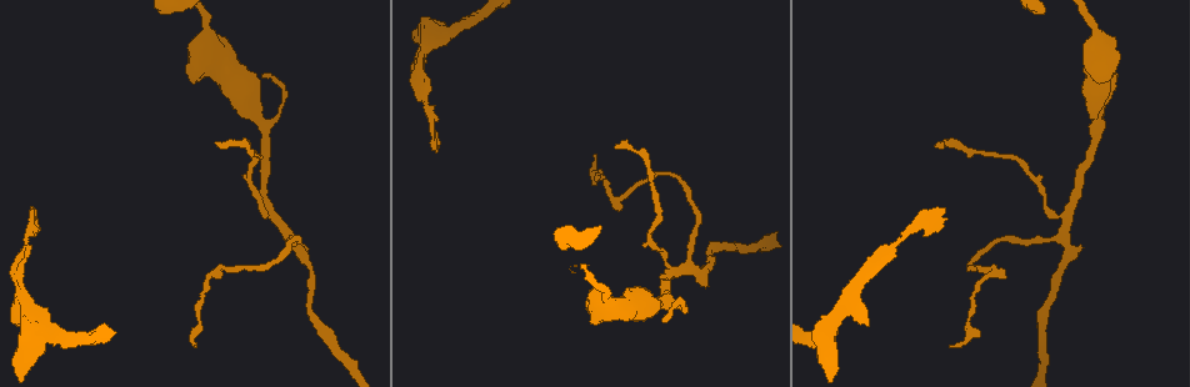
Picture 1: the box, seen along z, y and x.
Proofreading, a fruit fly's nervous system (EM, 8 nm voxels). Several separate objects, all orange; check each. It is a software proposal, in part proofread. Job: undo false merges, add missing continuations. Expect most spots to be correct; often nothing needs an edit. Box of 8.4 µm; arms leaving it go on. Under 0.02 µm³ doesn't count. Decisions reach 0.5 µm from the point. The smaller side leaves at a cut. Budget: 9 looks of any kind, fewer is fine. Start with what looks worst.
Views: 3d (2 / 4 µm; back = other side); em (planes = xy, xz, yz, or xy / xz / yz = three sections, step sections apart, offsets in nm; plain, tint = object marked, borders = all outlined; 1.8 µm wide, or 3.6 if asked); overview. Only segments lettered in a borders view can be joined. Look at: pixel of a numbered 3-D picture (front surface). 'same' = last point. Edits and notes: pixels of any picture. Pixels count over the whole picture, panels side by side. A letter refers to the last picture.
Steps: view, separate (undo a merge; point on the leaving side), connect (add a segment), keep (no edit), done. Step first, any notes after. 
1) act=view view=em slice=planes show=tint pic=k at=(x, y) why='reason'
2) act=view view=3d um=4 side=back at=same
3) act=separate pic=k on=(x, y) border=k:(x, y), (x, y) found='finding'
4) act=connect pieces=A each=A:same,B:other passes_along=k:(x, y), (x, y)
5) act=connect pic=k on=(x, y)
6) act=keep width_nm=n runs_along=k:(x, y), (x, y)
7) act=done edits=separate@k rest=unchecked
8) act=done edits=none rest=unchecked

act=view view=em um=3.6 slice=yz step=4 show=tint pic=1 at=(868, 326) why='branch stops here'

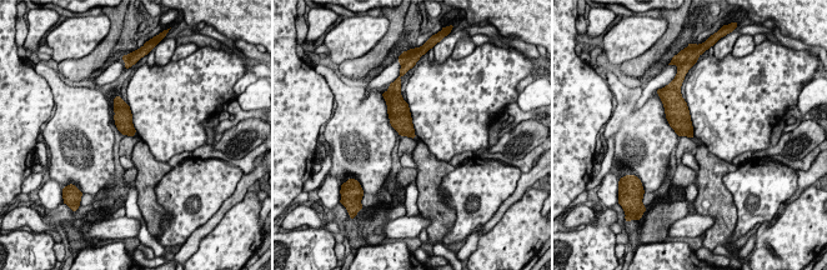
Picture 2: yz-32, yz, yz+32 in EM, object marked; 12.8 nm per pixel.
act=view view=em um=3.6 slice=planes show=borders at=same

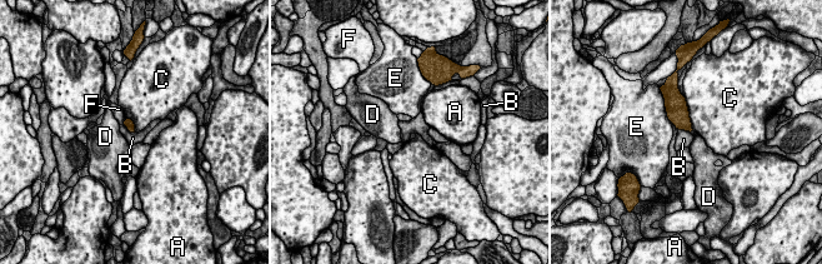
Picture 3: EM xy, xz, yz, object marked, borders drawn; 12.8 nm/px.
act=keep each=A:other,B:other,C:other,D:other,E:other,F:other found='none of them fits'

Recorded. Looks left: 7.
act=view view=em um=3.6 slice=planes show=tint pic=1 at=(261, 76) why='thin end'

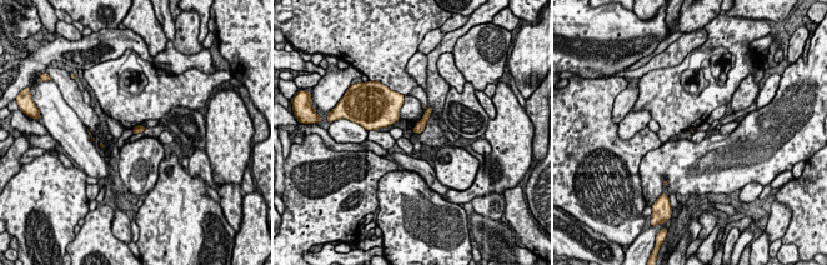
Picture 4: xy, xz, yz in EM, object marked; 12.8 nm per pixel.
act=view view=em um=3.6 slice=planes show=borders at=same

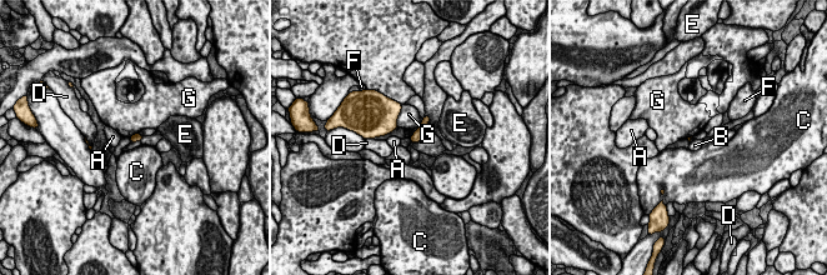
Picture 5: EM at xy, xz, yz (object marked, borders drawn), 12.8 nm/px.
act=keep each=A:other,B:other,C:other,D:other,E:other,F:other,G:other border=5:(140, 140), (131, 143) found='none of them fits'

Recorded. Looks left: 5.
act=view view=3d um=4 pic=1 at=(942, 143) why='free end'

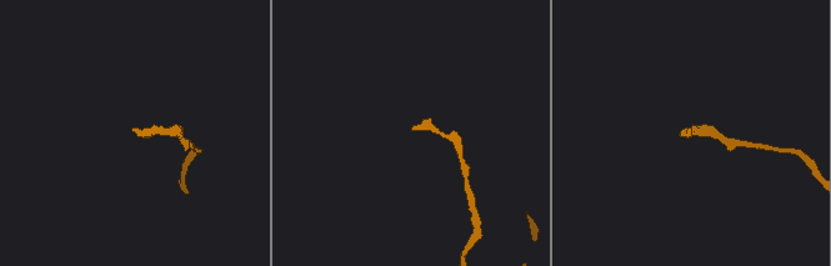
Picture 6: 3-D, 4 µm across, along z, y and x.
act=view view=em slice=yz step=16 show=borders pic=6 at=(136, 129) why='need the tissue'

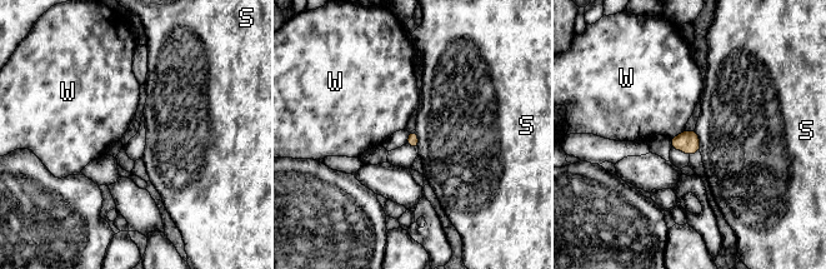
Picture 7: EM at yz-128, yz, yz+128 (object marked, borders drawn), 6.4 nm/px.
act=keep width_nm=80 each=S:other,W:other border=7:(694, 130), (699, 138), (700, 150) found='no lettered segment goes on from it'

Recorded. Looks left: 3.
act=view view=3d um=4 pic=1 at=(35, 211) why='branch stops here'

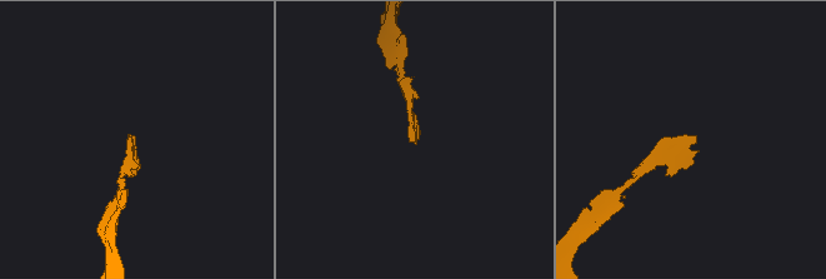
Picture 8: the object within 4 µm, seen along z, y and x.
act=view view=em slice=planes show=borders pic=8 at=(413, 141) why='now the EM'

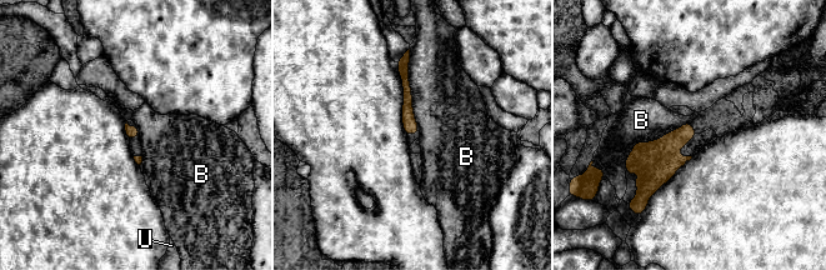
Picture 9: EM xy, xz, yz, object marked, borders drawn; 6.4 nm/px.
act=keep width_nm=80 longest_contact=B:500nm each=B:other,U:other found='none of them fits'

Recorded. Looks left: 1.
act=done edits=none rest=unchecked

